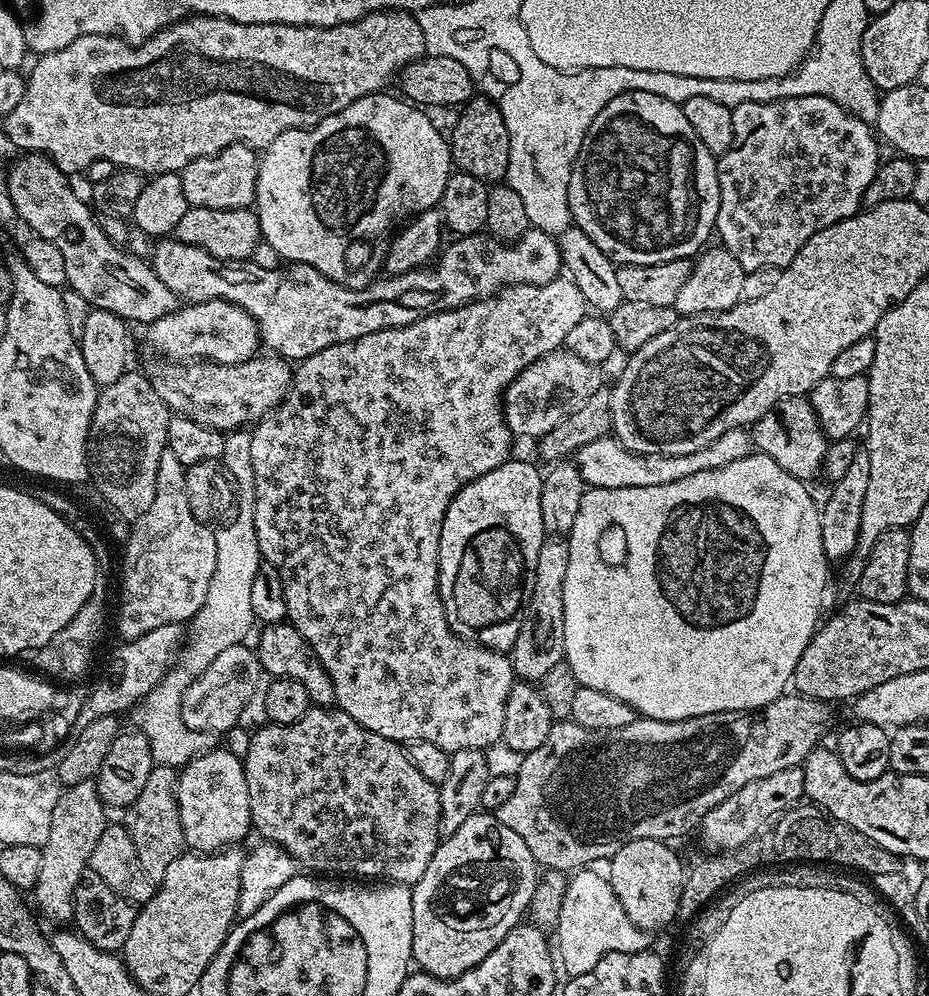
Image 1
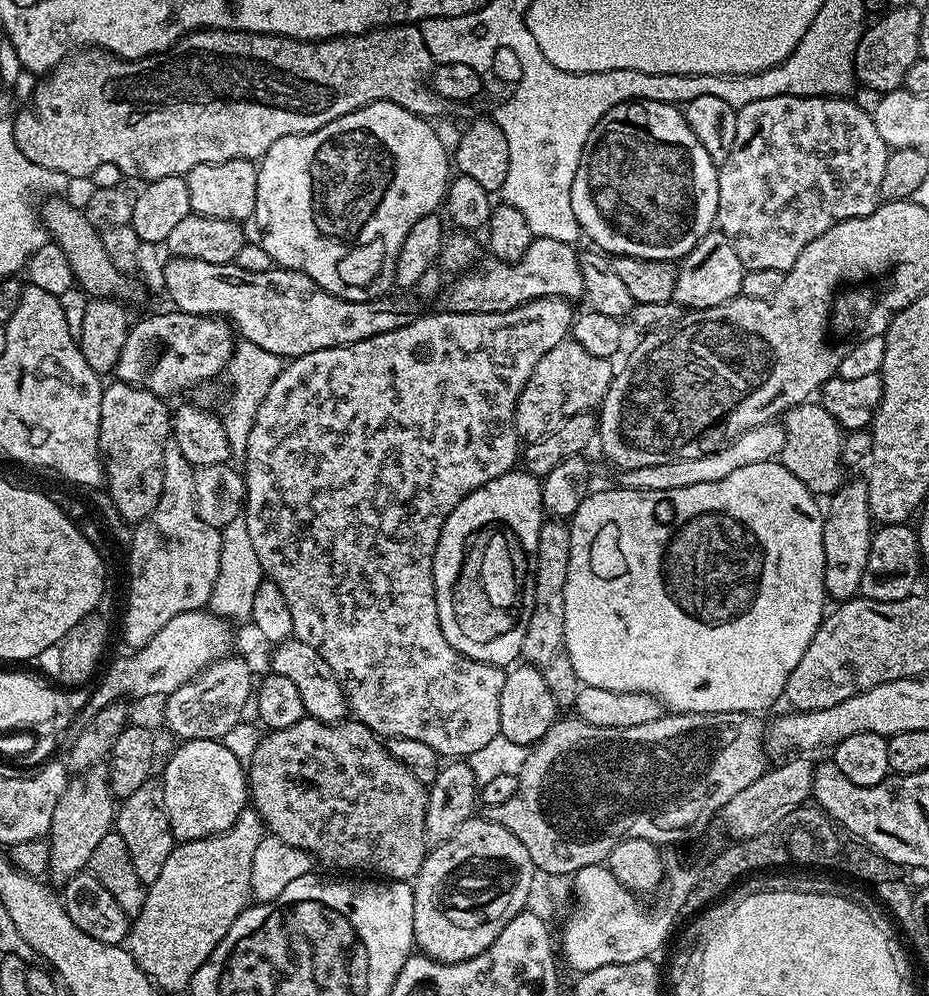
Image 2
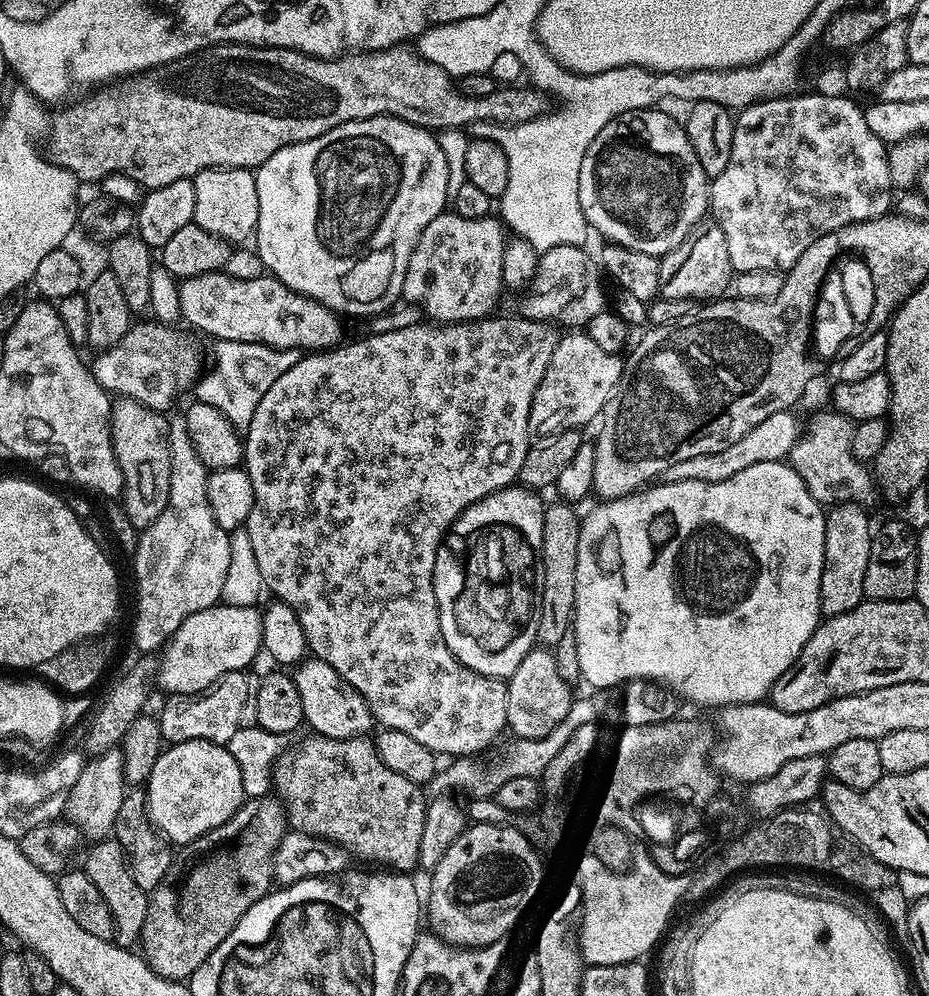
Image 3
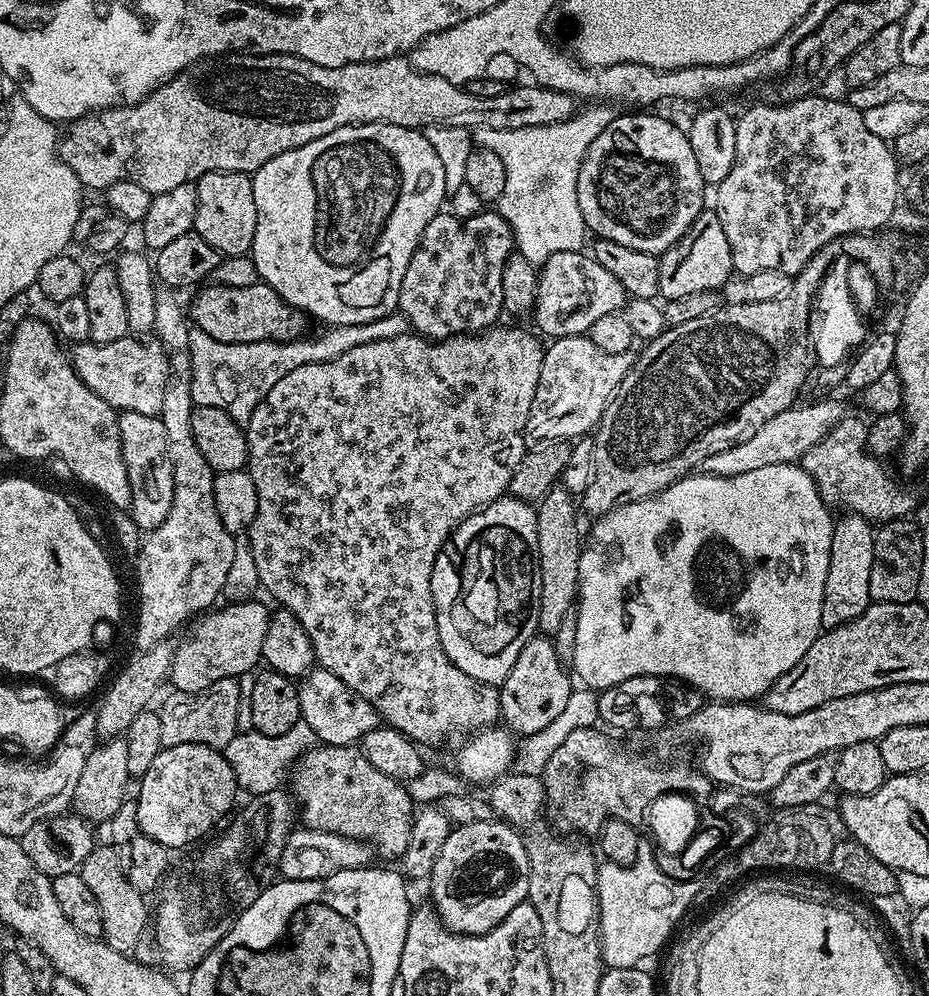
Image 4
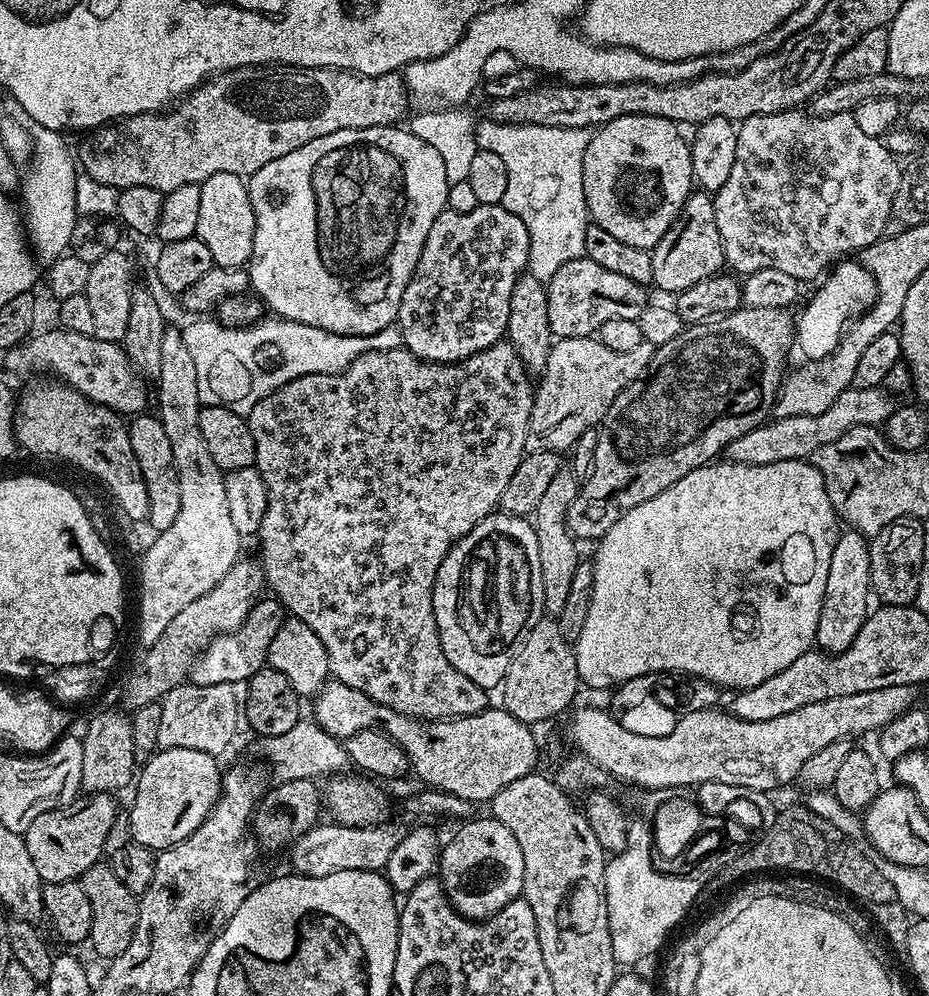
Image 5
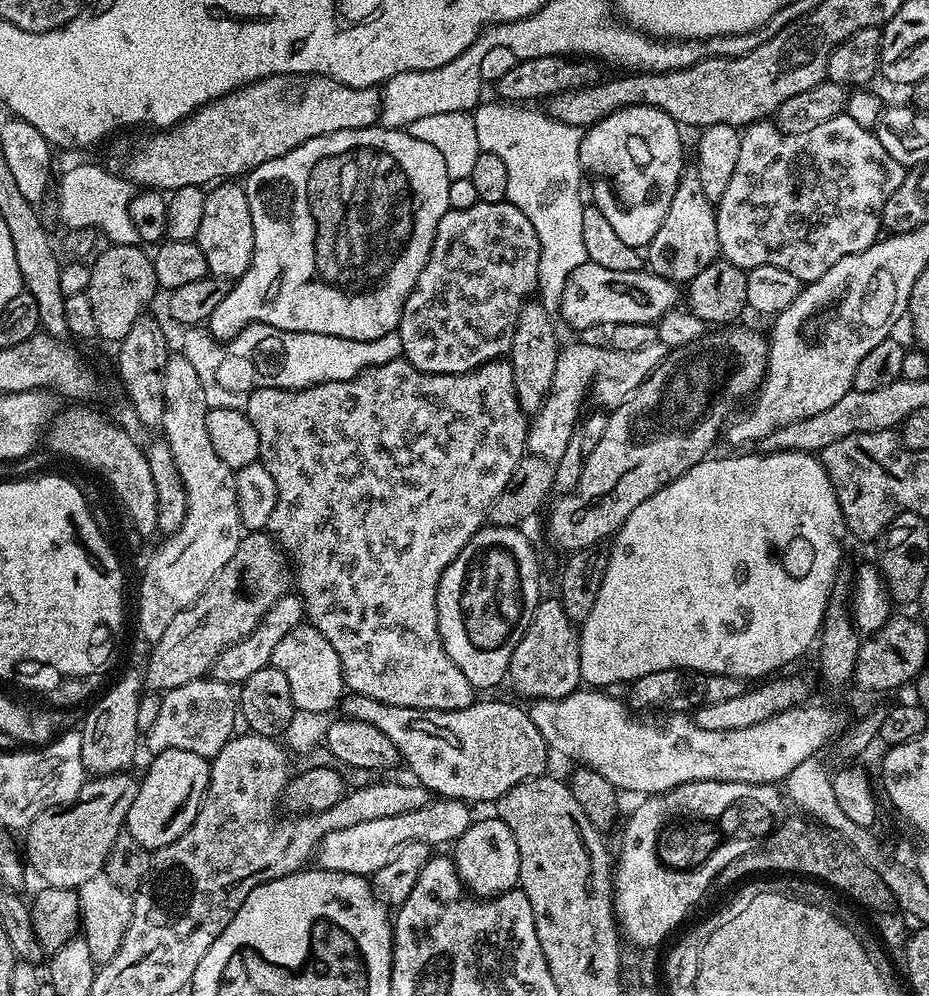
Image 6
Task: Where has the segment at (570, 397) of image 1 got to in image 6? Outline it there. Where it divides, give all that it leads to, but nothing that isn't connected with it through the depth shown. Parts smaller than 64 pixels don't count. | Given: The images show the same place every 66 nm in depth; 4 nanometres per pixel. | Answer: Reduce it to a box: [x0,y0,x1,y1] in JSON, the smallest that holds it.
[527,342,666,461]

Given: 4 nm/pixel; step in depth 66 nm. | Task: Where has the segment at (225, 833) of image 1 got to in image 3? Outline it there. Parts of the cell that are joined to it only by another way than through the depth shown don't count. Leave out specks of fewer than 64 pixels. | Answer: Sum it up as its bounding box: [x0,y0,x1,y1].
[146,740,245,846]

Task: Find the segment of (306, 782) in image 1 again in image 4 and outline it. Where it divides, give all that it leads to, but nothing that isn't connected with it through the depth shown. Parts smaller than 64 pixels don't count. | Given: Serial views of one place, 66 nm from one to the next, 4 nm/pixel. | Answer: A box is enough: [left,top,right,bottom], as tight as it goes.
[290,746,414,857]

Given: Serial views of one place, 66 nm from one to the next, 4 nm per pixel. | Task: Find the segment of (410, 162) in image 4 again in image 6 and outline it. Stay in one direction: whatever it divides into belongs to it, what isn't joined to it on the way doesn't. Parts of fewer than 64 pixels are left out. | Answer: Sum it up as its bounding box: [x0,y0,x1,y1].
[207,126,452,342]

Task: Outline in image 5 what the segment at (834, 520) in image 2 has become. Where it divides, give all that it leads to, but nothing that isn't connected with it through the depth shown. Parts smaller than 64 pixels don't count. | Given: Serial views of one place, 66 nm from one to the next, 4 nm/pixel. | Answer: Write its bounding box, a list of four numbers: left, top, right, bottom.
[815,530,872,655]

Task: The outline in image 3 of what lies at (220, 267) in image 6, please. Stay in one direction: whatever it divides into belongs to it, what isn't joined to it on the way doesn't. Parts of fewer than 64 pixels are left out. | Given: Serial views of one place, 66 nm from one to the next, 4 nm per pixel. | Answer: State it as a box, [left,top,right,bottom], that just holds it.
[191,168,258,242]

